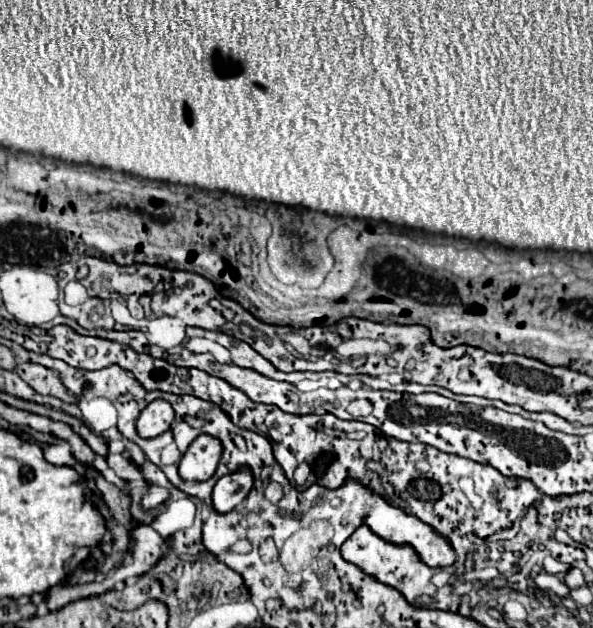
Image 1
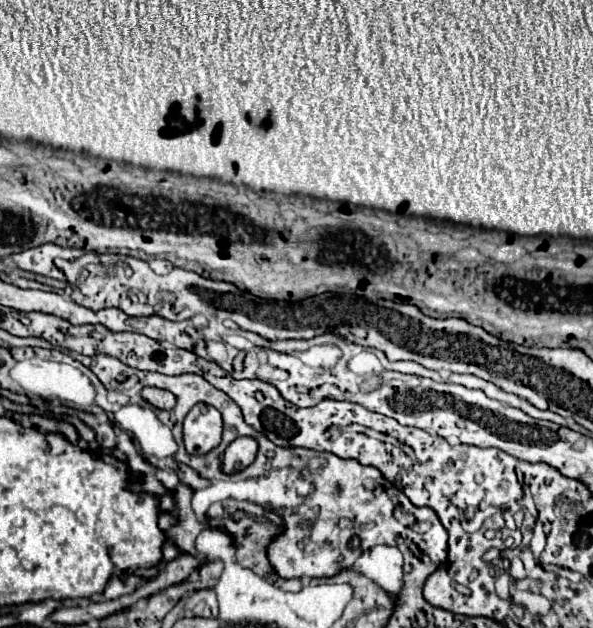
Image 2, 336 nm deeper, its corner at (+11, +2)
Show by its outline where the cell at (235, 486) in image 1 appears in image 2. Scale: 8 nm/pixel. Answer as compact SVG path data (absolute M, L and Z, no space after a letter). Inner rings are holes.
M240 437L240 439L232 441L224 451L222 471L232 475L232 473L246 469L254 461L256 451L258 451L258 443L252 437Z

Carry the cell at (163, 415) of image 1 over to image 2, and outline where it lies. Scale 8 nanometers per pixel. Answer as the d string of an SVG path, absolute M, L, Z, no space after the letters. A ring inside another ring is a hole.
M144 387L142 389L142 397L144 401L148 401L152 407L156 409L172 409L176 403L176 397L170 391L164 389L156 389L156 387Z

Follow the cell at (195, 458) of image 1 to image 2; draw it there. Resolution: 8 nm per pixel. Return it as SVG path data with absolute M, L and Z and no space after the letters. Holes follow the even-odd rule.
M196 405L184 419L184 447L188 455L206 455L218 447L222 417L210 405Z

